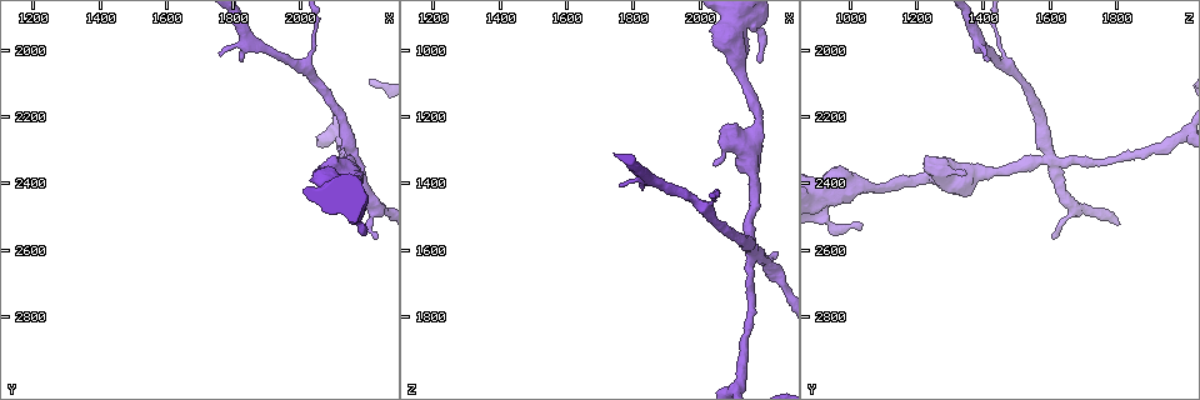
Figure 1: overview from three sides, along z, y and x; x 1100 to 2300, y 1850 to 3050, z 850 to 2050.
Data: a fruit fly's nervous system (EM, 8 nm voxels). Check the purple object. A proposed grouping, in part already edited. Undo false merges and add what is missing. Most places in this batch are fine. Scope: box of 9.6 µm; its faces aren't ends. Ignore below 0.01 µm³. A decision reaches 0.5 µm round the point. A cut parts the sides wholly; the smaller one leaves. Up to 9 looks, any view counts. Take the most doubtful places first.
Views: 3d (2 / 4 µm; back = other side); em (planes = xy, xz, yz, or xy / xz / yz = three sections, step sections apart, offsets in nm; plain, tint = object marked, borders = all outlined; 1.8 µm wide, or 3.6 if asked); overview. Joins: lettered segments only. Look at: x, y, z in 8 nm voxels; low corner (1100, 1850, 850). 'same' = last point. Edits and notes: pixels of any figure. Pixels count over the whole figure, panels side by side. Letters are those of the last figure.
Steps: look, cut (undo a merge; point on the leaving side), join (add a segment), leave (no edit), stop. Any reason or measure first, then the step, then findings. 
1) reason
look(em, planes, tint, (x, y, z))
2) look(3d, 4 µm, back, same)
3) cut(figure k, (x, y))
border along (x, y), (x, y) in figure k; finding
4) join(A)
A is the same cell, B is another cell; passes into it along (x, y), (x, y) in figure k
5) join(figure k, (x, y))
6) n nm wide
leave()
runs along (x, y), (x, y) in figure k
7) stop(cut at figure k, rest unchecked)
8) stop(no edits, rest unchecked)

look(em, xy, step 16, tint, (2160, 2320, 1590))

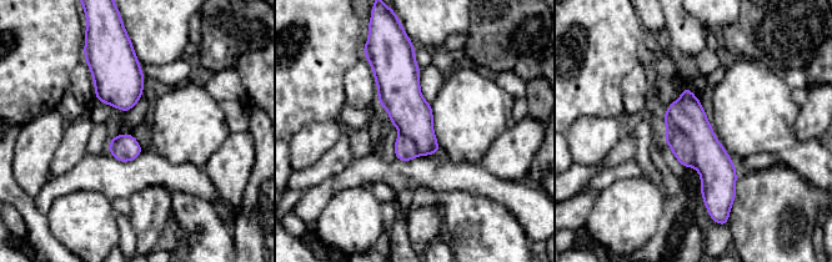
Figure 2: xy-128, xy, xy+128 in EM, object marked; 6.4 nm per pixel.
look(em, xy, step 16, borders, same)

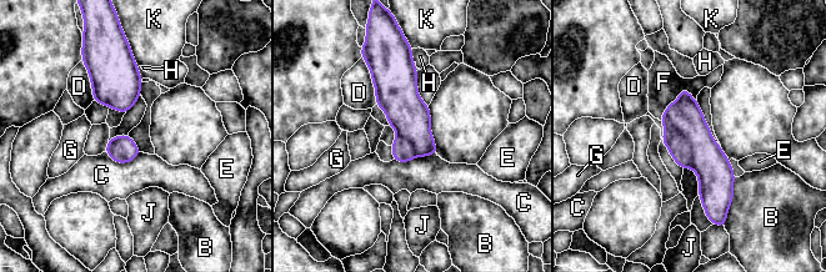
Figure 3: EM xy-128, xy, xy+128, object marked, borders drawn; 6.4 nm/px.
140 nm wide; D touches over 280 nm
cut(figure 3, (712, 167))
B, C, D, E, F, G, H, J and K are other cells; two neurons meet here

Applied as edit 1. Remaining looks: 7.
free end
look(3d, 2 µm, (2170, 2520, 1040))

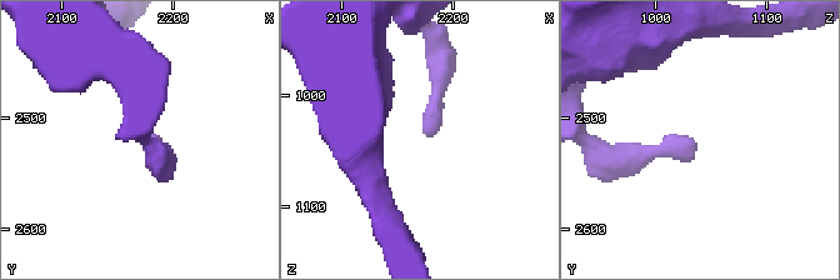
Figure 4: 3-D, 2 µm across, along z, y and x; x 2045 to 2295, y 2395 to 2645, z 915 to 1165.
look(em, yz, step 8, tint, (2176, 2520, 1032))

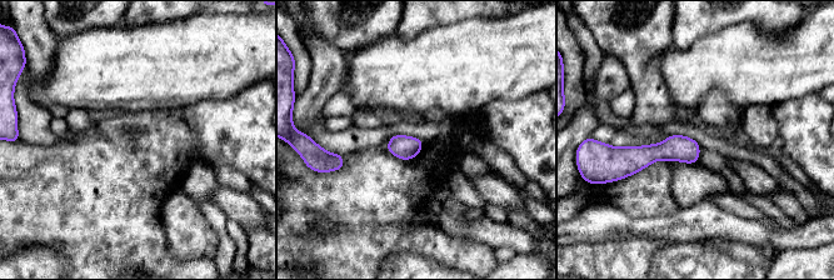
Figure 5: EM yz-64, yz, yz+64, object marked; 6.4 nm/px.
look(em, planes, borders, same)

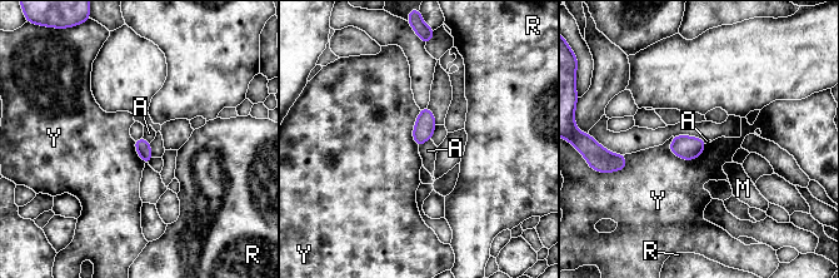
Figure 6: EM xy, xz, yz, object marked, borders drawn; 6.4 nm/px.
leave()
A, M, R and Y are other cells; no lettered segment goes on from it

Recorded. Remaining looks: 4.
stops while still wide
look(em, planes, plain, (2030, 2400, 950))

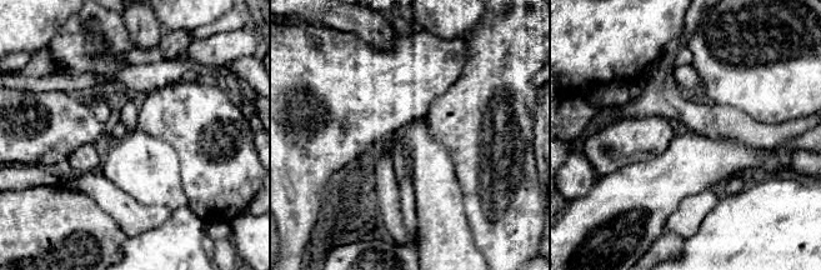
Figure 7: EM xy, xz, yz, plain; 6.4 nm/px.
look(em, planes, borders, same)

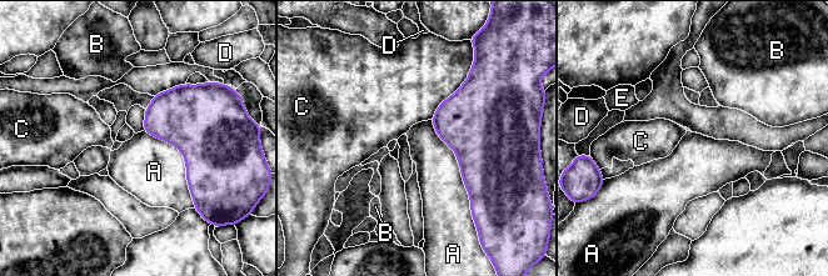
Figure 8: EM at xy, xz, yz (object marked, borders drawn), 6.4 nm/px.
leave()
A, B, C, D and E are other cells; border along (430, 120), (455, 154), (470, 209) in figure 8; no lettered segment goes on from it

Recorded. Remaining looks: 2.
stop(cut at figure 3, rest unchecked)

